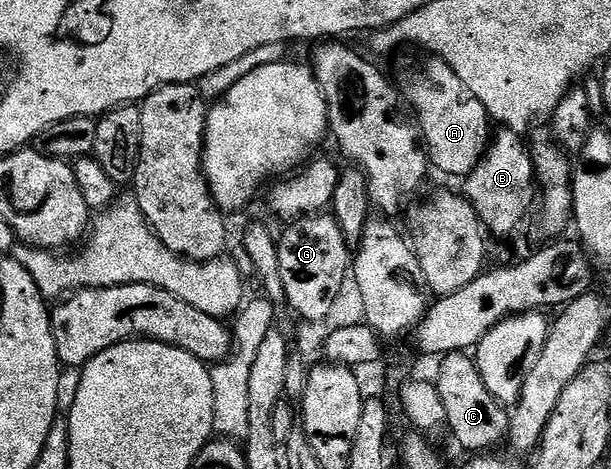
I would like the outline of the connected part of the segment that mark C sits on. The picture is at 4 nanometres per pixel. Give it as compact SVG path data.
M458 352L444 355L440 359L441 367L437 370L435 385L439 400L443 400L445 426L453 433L453 438L469 452L489 452L506 441L509 433L510 411L500 406L487 392L483 376L477 371L477 363L468 353Z

